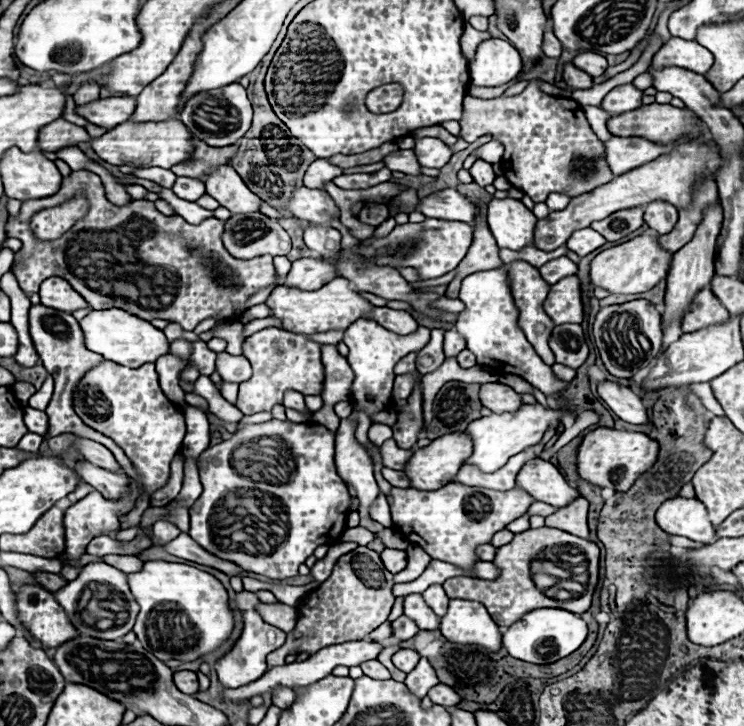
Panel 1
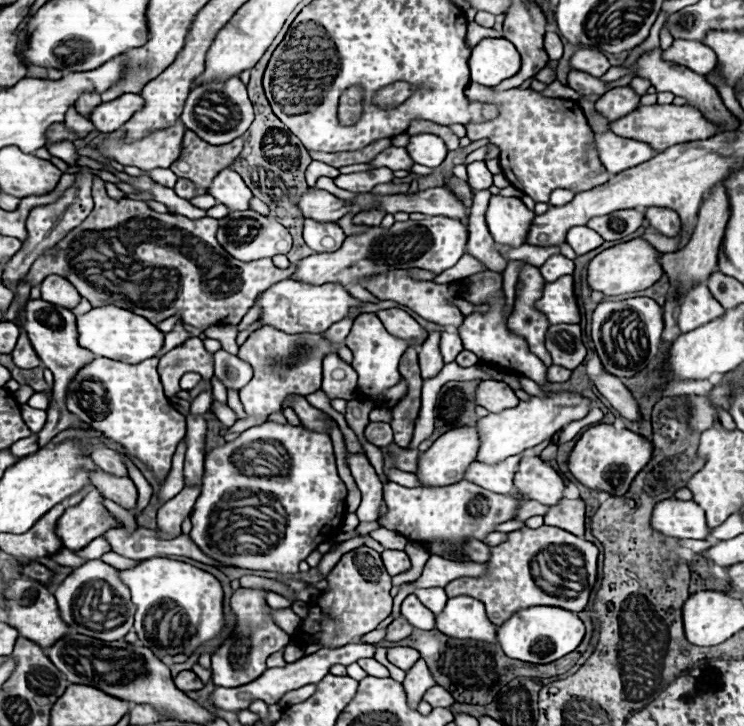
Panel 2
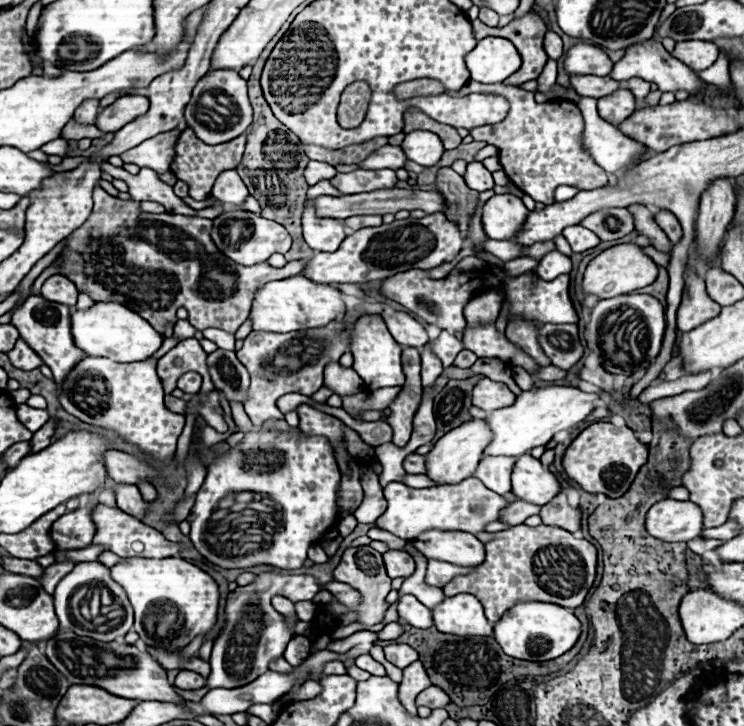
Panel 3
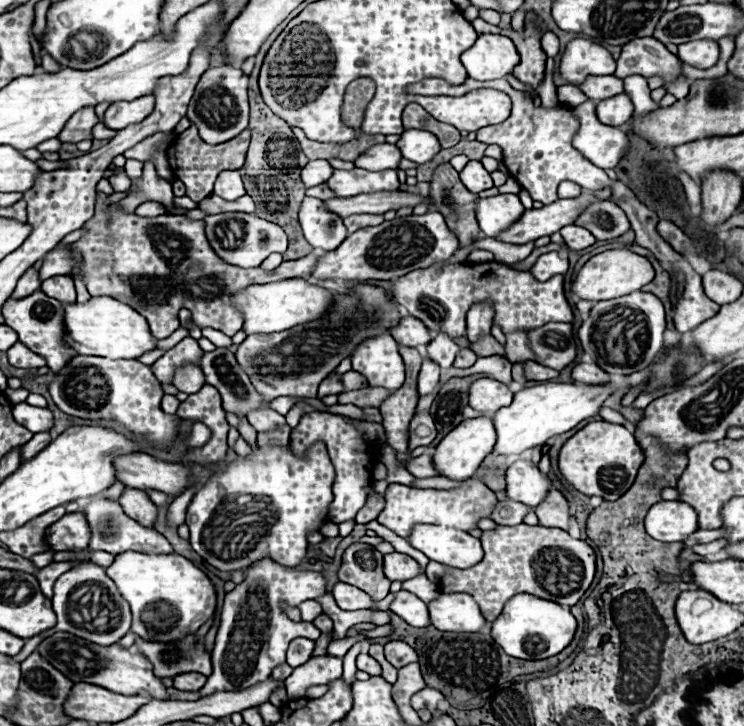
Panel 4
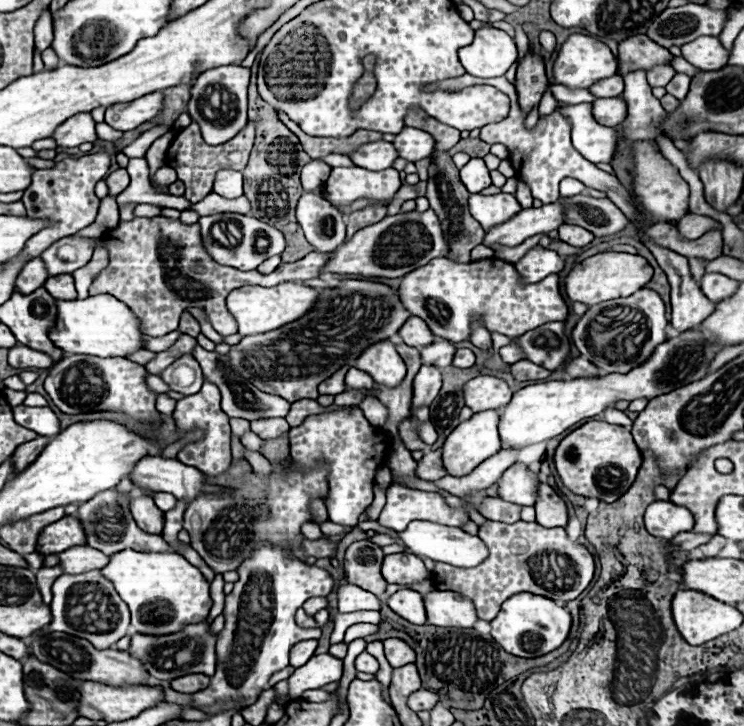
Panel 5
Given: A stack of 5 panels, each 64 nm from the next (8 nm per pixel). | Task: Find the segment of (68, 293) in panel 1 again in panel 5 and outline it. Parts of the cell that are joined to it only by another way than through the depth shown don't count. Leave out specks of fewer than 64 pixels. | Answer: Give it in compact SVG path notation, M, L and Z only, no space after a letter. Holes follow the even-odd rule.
M58 274L56 278L48 278L44 288L56 298L56 300L74 300L76 288L72 274Z

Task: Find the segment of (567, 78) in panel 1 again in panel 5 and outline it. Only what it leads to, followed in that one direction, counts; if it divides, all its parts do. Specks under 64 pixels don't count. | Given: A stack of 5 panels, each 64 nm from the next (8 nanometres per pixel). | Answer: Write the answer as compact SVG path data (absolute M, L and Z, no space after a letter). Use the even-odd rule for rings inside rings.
M618 74L590 86L590 92L596 98L616 98L616 96L622 96L622 90L624 90L624 82L622 82L622 78Z

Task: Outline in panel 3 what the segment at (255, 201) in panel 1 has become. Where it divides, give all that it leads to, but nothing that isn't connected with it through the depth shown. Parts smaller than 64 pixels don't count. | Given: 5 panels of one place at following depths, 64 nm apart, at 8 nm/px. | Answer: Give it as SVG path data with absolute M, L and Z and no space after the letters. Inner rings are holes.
M224 170L218 178L216 178L216 186L212 186L212 194L214 198L218 198L224 204L242 204L244 198L248 196L248 190L244 186L244 182L240 180L236 170Z

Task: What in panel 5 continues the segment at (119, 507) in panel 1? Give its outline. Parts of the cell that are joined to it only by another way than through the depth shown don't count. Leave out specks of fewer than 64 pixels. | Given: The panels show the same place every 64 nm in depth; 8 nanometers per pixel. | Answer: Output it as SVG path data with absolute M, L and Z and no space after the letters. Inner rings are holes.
M66 516L60 522L48 524L40 532L36 552L42 556L50 556L50 554L58 554L72 546L82 546L82 544L84 544L84 530L78 518Z

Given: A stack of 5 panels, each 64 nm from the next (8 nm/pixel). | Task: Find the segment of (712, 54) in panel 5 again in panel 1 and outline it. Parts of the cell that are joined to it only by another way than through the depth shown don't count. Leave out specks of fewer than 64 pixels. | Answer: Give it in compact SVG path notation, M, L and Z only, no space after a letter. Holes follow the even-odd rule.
M674 36L654 54L652 60L652 66L656 68L678 66L692 70L696 74L706 74L712 68L712 64L714 64L712 52L708 52L696 40L680 40Z

